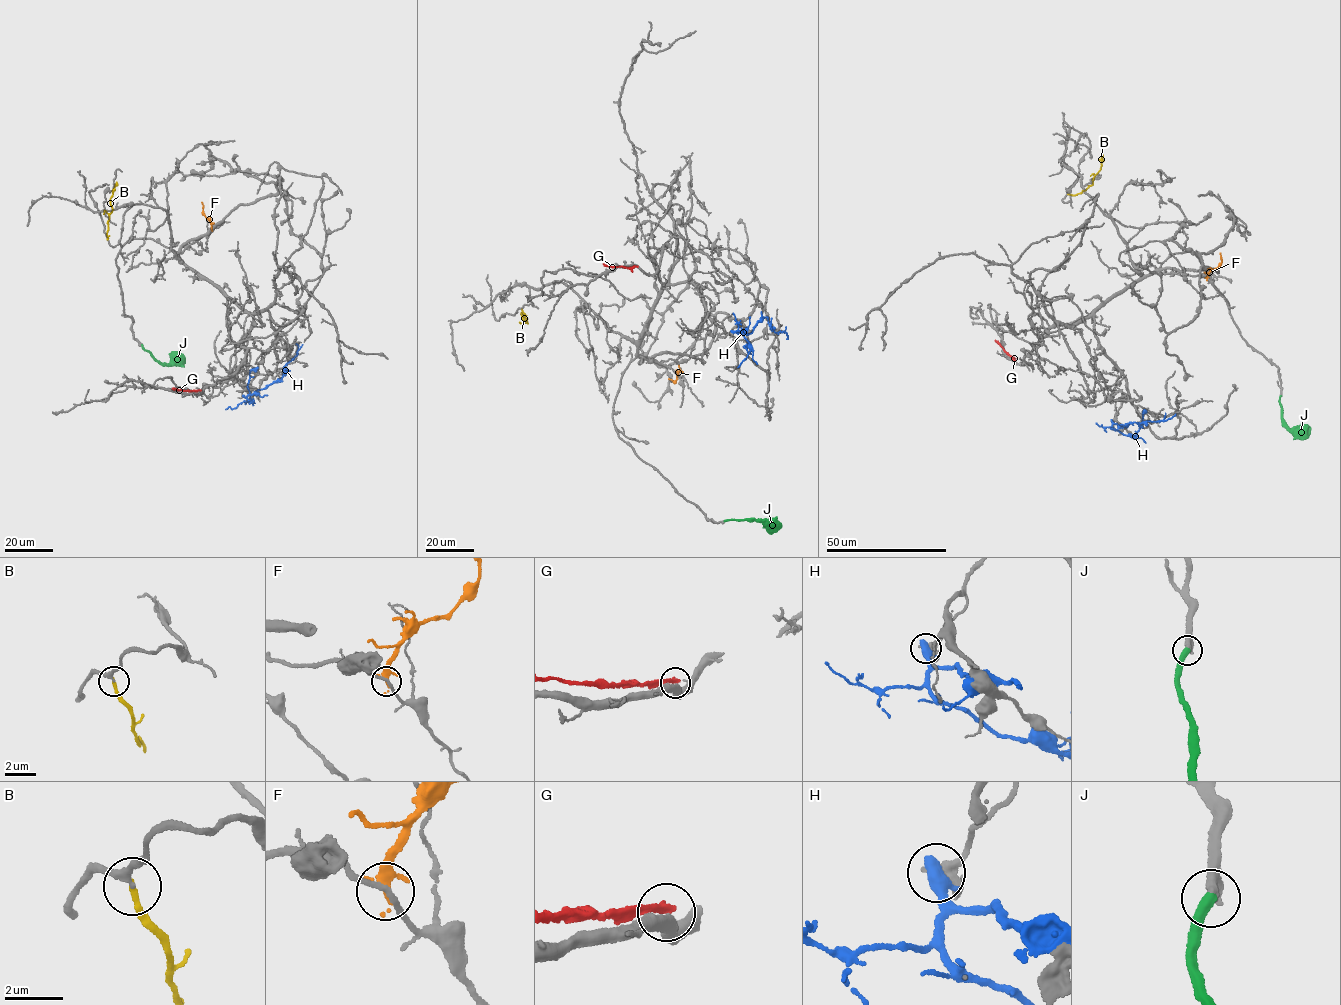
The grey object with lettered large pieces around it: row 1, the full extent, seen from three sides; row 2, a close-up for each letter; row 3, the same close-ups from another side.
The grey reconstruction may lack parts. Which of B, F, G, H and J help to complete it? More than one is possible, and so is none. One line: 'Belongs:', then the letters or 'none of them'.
Belongs: J

